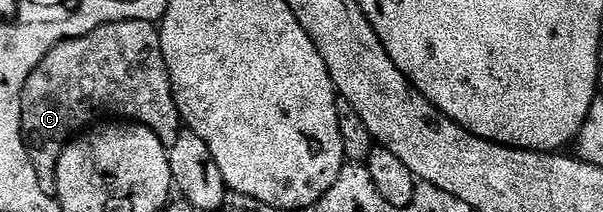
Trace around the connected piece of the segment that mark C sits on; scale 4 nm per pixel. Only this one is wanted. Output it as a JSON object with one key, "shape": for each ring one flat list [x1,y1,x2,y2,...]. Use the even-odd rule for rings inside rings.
{"shape":[[143,20,112,22,95,28,95,32,87,36,67,38,51,48,51,52,47,52,47,56,43,56,41,63,33,69,31,76,27,76,21,102,22,136,25,138,31,163,35,166,35,176,39,176,43,192,51,195,57,193,57,165,65,147,98,120,128,120,130,123,146,126,148,130,155,132,155,136,159,136,159,140,167,148,173,146,183,133,181,114,173,99,173,89,169,83,161,47,161,31,154,23]]}

